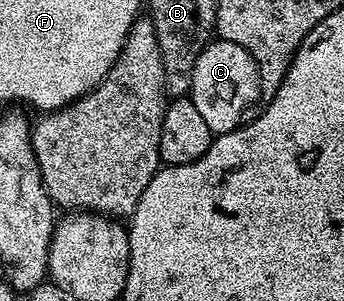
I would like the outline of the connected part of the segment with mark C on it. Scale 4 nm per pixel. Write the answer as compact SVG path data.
M216 38L209 41L195 59L190 78L189 99L194 102L195 109L214 136L239 127L245 110L257 103L262 94L260 75L253 56L244 46L229 40Z

